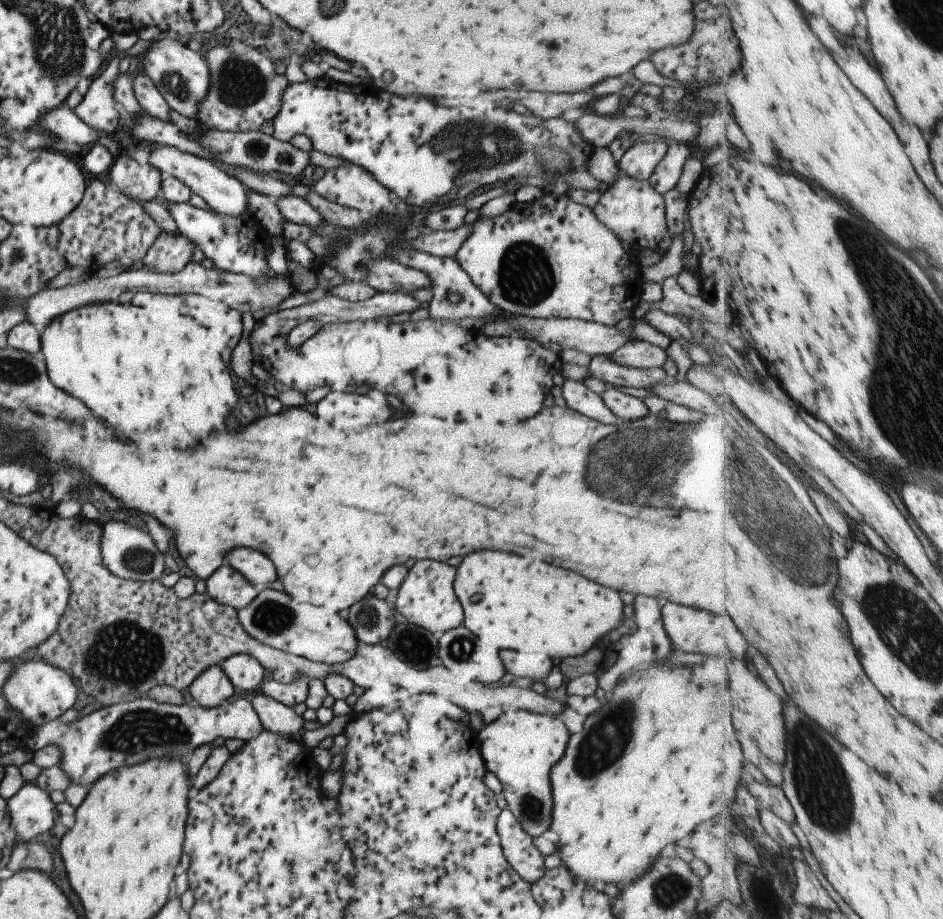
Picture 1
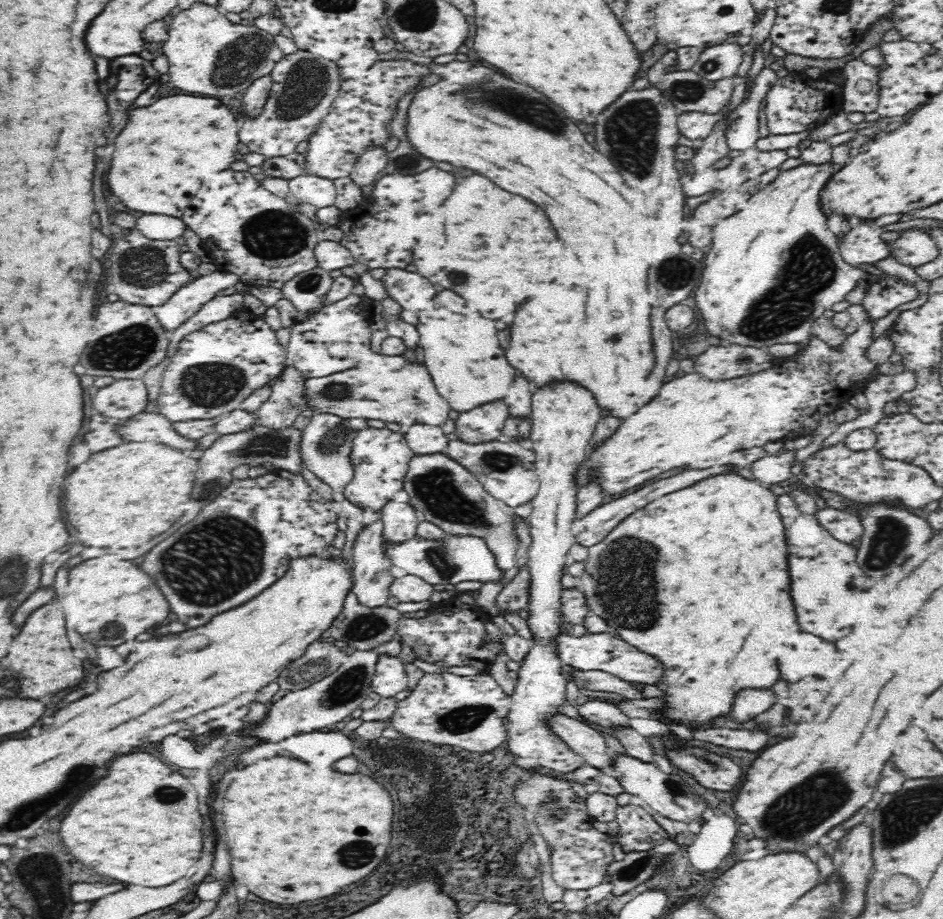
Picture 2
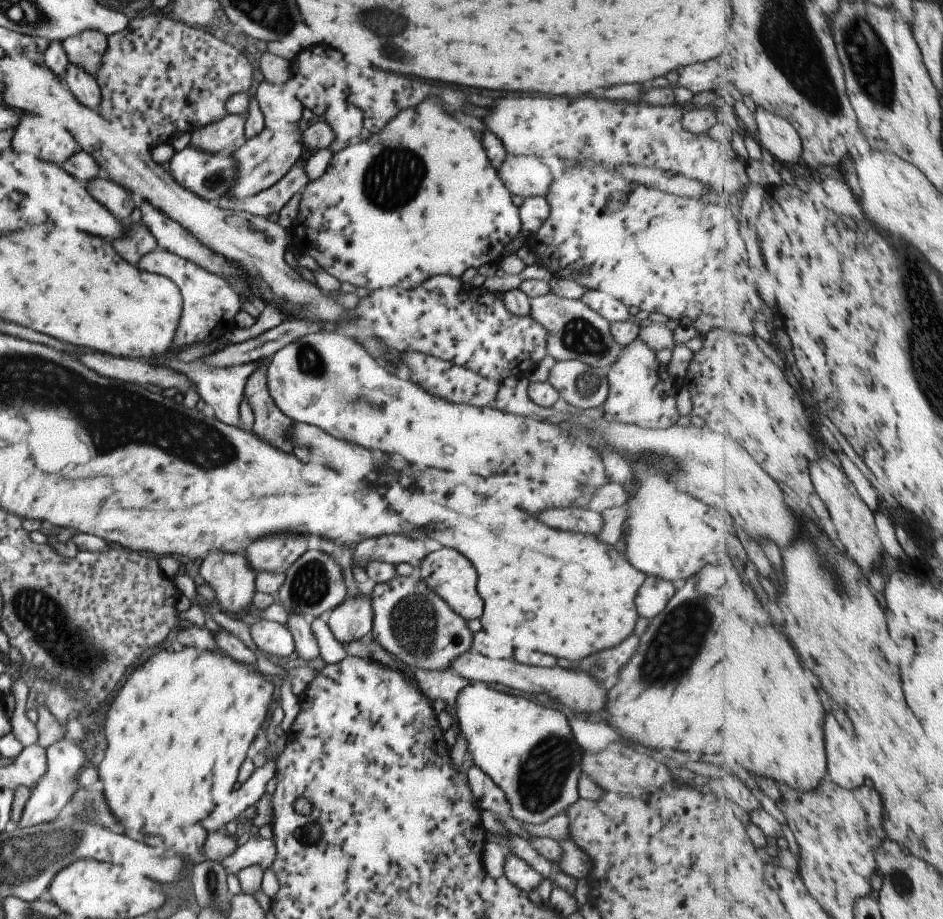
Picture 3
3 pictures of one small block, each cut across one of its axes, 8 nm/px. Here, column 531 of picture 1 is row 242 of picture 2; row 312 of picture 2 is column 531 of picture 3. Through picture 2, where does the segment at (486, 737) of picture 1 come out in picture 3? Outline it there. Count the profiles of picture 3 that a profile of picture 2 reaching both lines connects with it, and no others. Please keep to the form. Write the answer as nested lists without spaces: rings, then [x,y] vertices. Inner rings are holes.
[[[478,684],[460,690],[455,711],[473,764],[504,792],[518,823],[546,822],[579,799],[582,752],[562,712]]]

